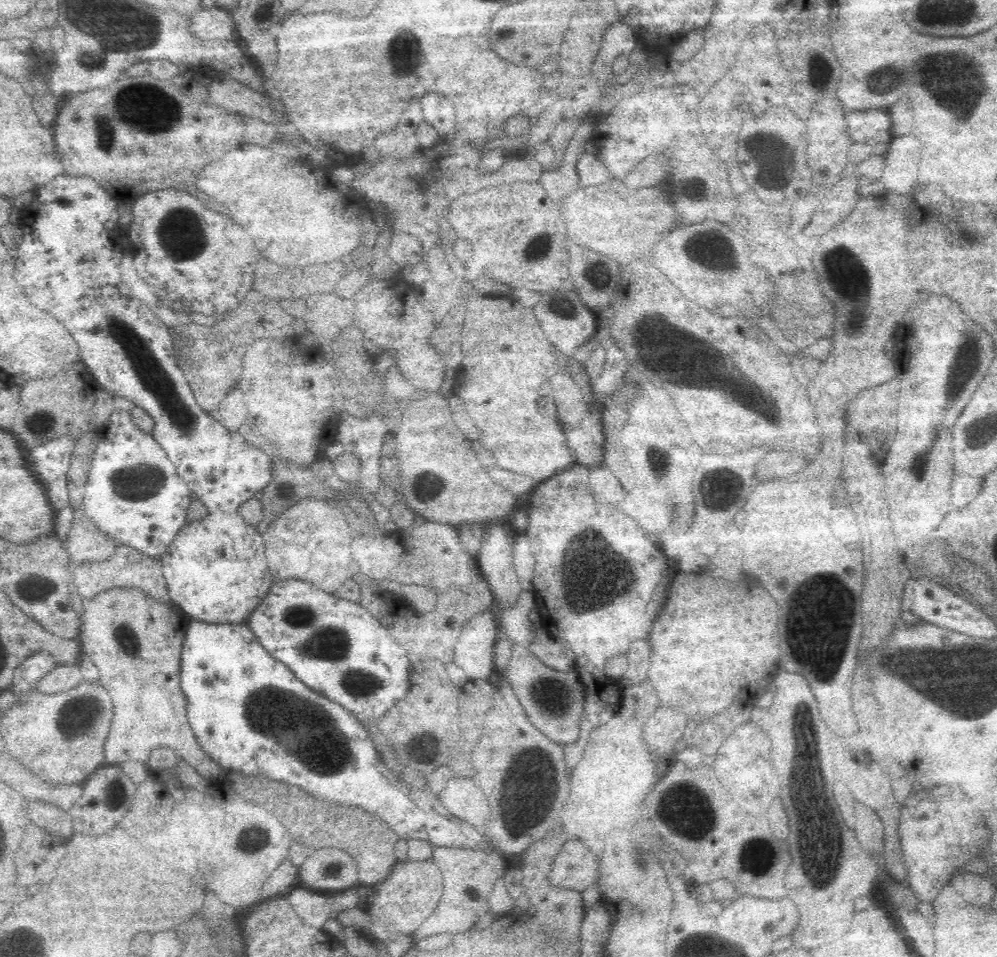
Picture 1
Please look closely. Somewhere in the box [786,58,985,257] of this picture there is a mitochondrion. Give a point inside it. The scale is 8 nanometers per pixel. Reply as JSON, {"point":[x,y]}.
{"point":[882,80]}

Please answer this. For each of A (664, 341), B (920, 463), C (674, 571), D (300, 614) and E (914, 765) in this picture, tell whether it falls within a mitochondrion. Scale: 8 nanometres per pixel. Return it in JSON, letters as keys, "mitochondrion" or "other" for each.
{"A":"mitochondrion","B":"mitochondrion","C":"other","D":"mitochondrion","E":"other"}

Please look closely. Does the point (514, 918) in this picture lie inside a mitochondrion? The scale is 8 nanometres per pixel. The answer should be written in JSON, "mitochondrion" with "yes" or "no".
{"mitochondrion":"no"}

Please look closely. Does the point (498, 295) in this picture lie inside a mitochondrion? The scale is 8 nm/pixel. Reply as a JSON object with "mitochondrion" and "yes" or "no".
{"mitochondrion":"no"}

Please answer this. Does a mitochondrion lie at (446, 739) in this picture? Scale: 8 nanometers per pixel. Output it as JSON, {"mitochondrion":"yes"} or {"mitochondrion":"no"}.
{"mitochondrion":"no"}

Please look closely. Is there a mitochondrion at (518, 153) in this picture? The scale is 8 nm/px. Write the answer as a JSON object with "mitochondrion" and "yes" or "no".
{"mitochondrion":"no"}

